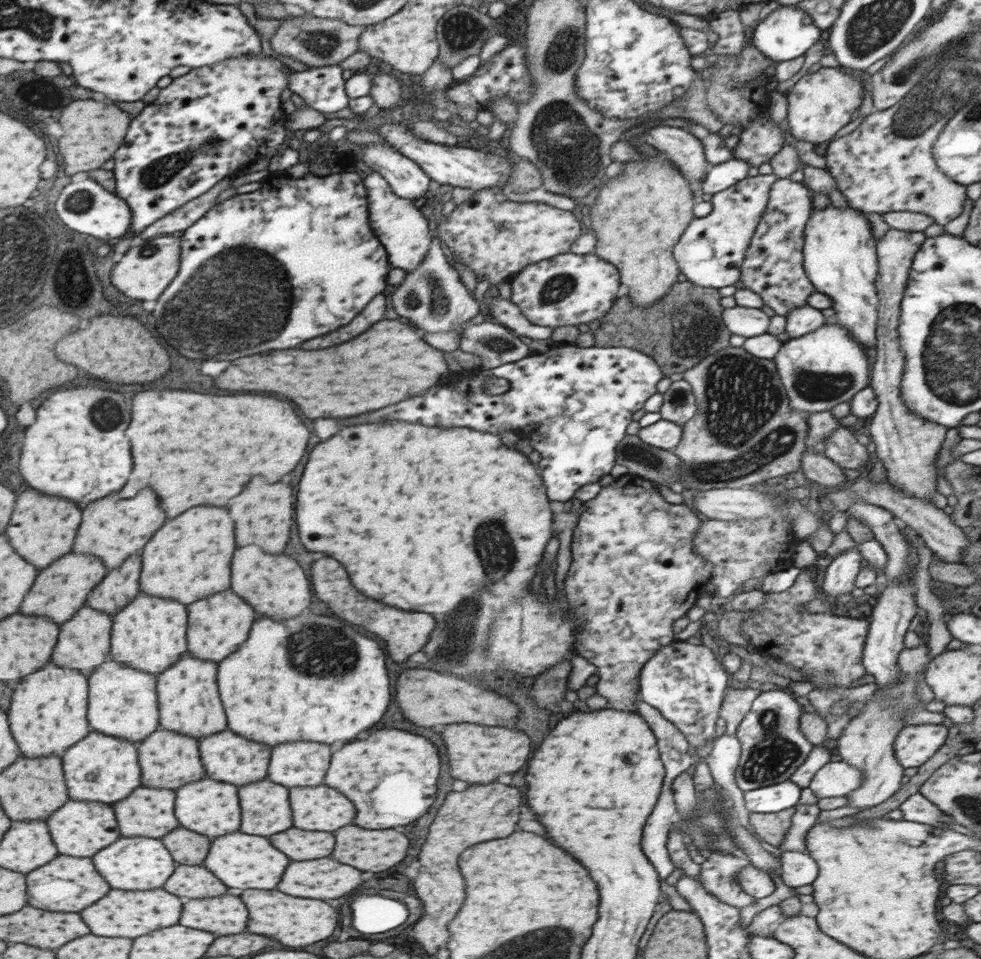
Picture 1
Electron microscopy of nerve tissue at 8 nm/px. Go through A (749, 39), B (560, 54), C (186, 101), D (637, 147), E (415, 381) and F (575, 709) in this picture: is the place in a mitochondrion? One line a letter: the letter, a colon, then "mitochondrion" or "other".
A: other
B: mitochondrion
C: other
D: other
E: other
F: other

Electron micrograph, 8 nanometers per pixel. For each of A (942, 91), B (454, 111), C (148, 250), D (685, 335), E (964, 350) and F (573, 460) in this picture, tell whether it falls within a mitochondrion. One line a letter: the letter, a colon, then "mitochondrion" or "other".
A: mitochondrion
B: other
C: mitochondrion
D: mitochondrion
E: mitochondrion
F: other

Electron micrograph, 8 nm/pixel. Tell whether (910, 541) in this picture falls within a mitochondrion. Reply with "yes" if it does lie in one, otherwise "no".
no

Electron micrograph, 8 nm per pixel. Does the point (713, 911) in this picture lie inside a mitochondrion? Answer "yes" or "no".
no

